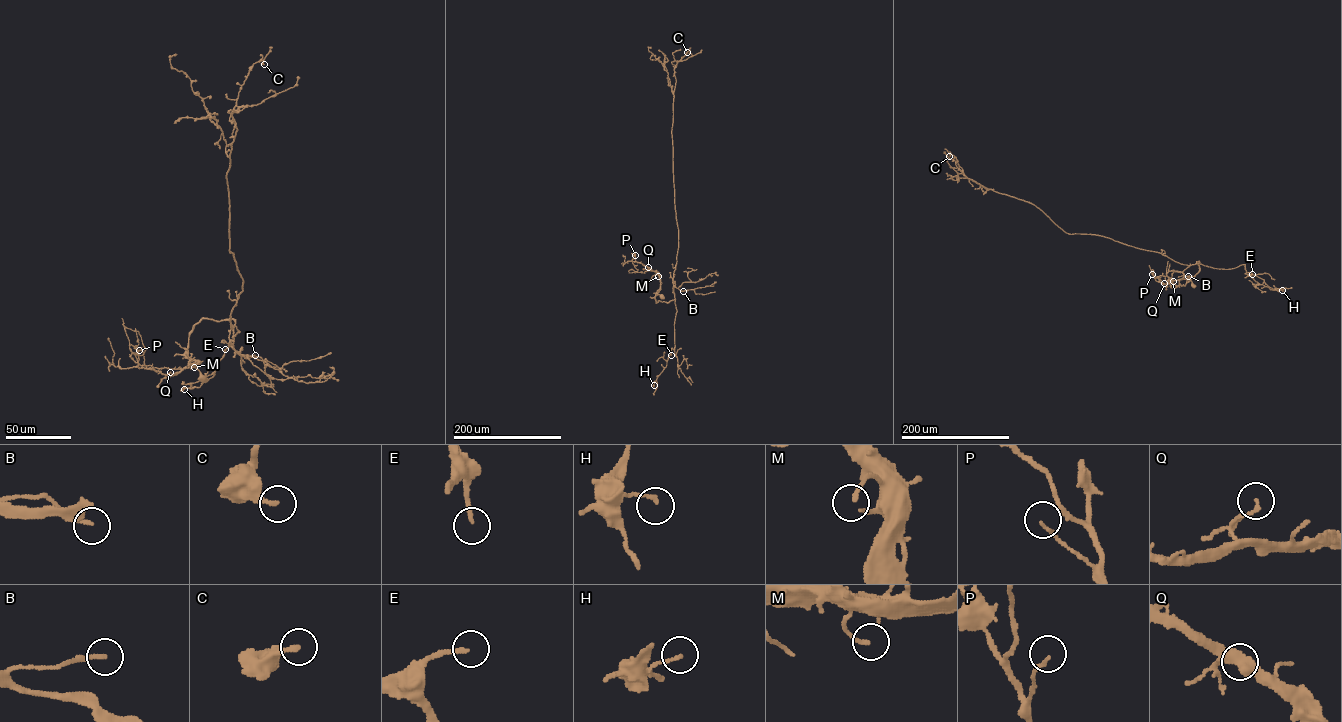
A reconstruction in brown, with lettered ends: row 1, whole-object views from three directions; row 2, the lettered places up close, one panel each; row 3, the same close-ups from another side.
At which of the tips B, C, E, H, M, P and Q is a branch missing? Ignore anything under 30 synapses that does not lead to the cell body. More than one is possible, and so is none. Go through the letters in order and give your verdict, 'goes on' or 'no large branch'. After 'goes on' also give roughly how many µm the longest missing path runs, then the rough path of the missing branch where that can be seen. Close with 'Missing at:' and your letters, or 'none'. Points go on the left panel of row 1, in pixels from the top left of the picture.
B: no large branch
C: no large branch
E: goes on | 60 µm | (225, 349), (216, 368), (209, 371)
H: no large branch
M: no large branch
P: no large branch
Q: no large branch
Missing at: E

